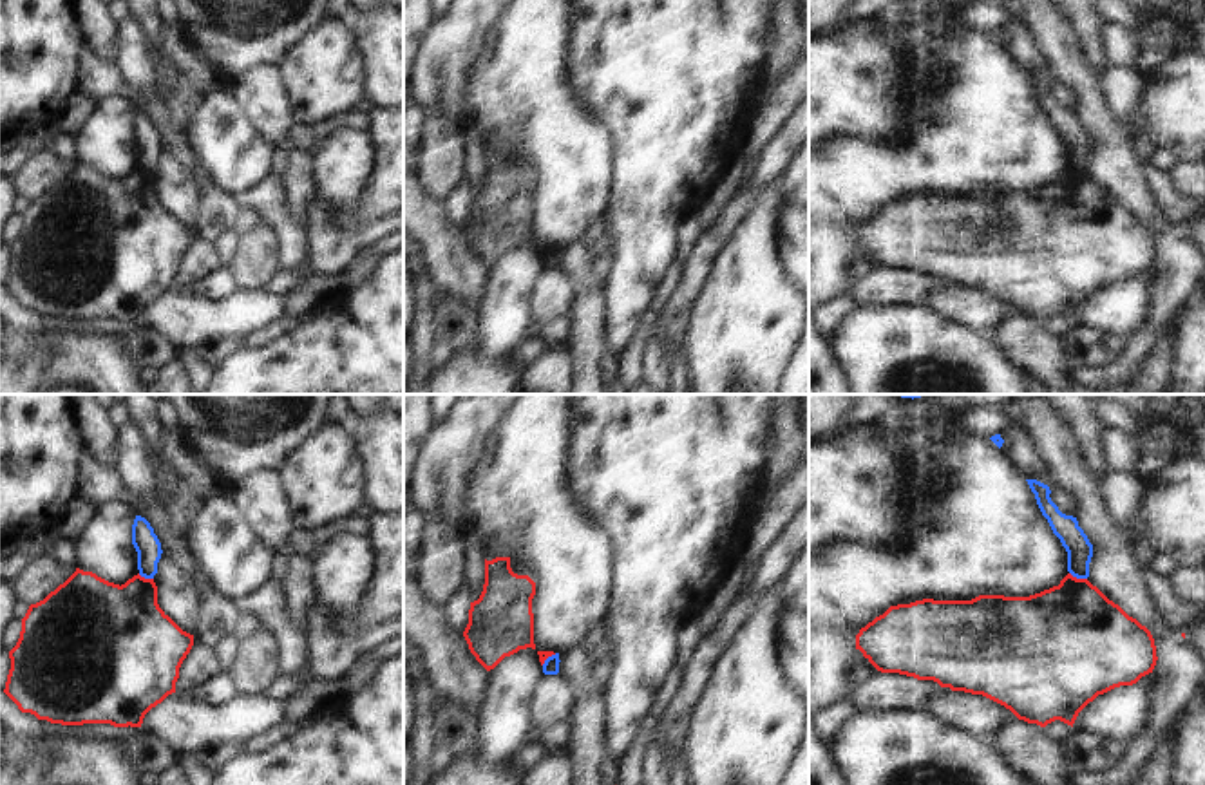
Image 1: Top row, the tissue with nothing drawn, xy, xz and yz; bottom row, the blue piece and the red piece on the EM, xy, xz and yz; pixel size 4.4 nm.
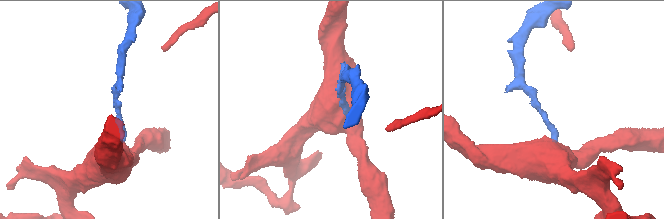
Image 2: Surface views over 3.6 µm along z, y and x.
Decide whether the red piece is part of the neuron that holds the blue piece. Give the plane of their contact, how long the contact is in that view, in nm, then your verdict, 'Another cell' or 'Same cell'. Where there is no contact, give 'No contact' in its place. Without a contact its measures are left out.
Touches blue in yz. Shared border 90 nm. Another cell

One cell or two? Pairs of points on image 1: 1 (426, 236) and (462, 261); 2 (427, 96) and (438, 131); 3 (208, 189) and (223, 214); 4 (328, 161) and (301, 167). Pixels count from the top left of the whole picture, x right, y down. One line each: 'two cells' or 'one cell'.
1: one cell
2: two cells
3: one cell
4: two cells

